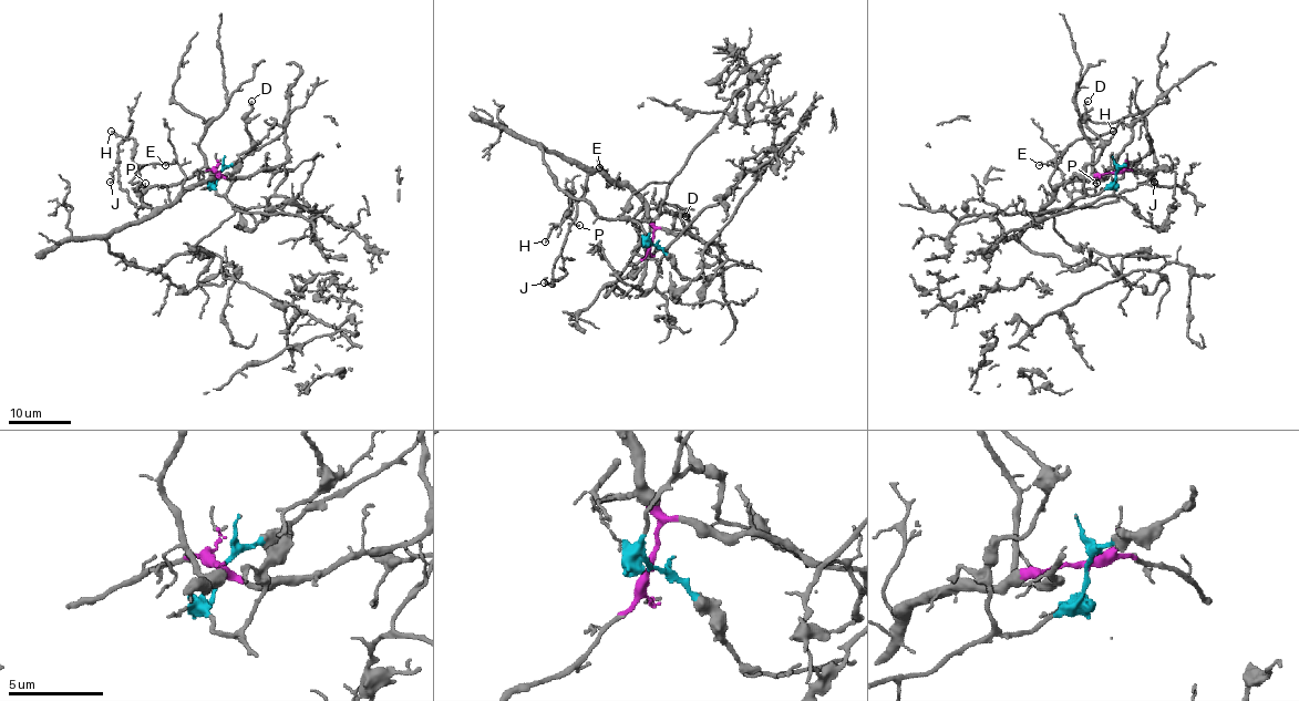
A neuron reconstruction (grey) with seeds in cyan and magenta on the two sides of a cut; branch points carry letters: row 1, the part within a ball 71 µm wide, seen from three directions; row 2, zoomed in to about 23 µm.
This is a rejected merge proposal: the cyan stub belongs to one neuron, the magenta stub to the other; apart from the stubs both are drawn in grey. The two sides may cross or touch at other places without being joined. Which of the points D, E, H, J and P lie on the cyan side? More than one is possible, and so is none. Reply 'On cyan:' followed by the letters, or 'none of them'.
On cyan: D

